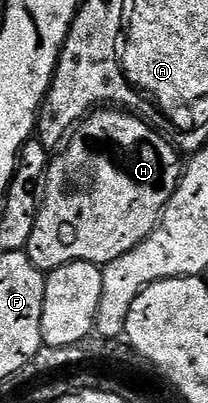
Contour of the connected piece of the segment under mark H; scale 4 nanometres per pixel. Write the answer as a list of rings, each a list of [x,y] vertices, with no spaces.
[[[101,107],[89,113],[79,125],[73,128],[62,151],[57,152],[49,160],[48,171],[45,173],[42,182],[42,196],[40,197],[40,210],[36,216],[36,226],[34,231],[30,231],[30,239],[26,250],[30,263],[34,263],[34,267],[51,271],[71,261],[85,261],[86,263],[94,263],[103,267],[110,264],[114,259],[119,259],[121,255],[126,255],[126,251],[134,251],[134,247],[138,247],[138,243],[142,243],[142,239],[146,239],[150,235],[150,231],[154,231],[154,227],[159,223],[166,203],[172,198],[180,182],[182,157],[173,142],[172,146],[158,130],[151,129],[142,118],[136,116],[140,115],[132,111],[125,111],[120,107]]]

